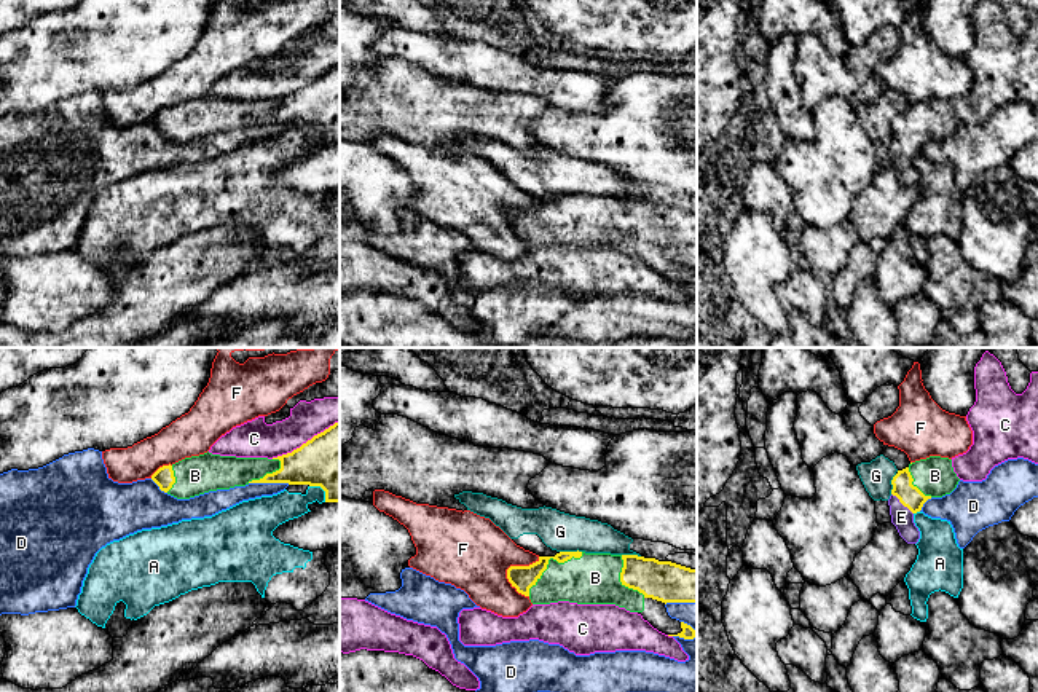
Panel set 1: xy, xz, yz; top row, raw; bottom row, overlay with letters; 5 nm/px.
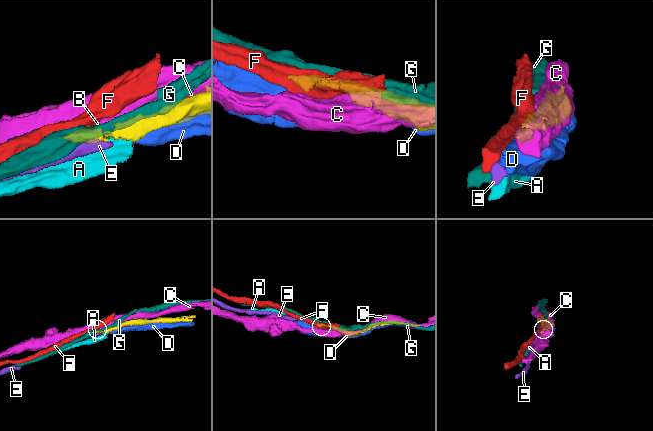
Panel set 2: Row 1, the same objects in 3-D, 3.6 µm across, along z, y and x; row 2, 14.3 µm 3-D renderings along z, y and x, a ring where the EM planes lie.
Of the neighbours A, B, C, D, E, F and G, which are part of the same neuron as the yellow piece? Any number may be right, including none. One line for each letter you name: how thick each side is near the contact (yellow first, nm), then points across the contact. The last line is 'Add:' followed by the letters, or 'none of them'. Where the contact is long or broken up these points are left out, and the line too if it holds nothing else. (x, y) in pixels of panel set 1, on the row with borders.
B: calibres 120 and 260 nm
E: calibres 110 and 110 nm
Add: B, E

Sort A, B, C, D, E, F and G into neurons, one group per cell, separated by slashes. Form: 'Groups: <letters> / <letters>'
Groups: A / B E / C / D / F / G

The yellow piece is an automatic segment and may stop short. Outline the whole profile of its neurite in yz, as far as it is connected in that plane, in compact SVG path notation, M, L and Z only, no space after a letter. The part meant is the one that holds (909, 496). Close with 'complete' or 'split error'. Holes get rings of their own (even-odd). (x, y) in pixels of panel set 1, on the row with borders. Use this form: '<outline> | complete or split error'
M941 456L920 459L898 470L891 480L893 490L888 505L891 523L907 544L917 544L920 539L914 515L928 499L950 494L958 482L952 459Z | split error

